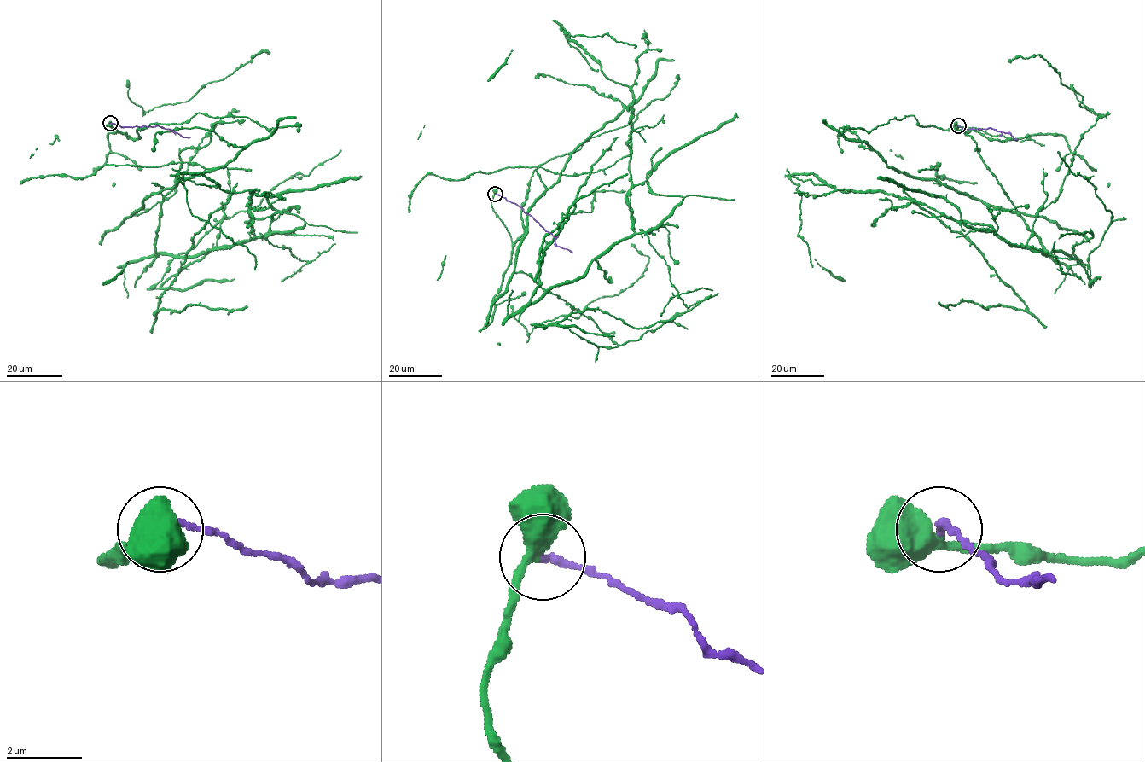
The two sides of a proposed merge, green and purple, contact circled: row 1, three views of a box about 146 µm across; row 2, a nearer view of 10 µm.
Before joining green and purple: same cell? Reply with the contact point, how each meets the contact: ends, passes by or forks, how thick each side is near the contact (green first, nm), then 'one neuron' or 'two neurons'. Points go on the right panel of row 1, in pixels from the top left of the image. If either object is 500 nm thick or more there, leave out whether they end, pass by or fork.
(958, 125) | green passes by | purple ends | 480/200 nm | two neurons

